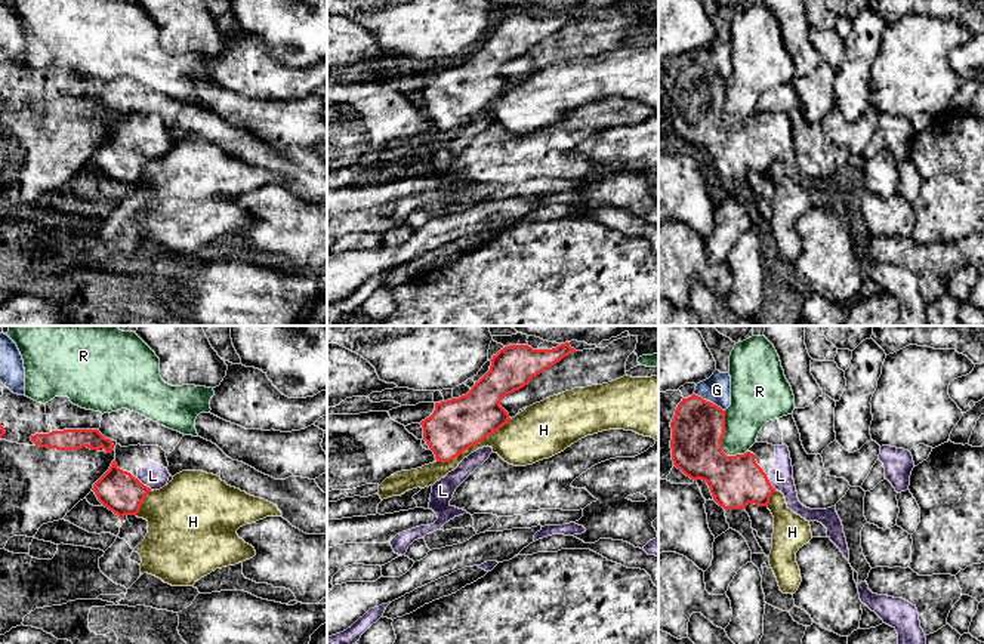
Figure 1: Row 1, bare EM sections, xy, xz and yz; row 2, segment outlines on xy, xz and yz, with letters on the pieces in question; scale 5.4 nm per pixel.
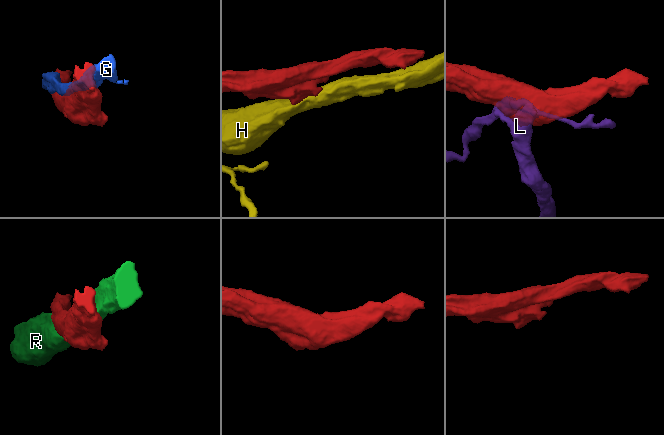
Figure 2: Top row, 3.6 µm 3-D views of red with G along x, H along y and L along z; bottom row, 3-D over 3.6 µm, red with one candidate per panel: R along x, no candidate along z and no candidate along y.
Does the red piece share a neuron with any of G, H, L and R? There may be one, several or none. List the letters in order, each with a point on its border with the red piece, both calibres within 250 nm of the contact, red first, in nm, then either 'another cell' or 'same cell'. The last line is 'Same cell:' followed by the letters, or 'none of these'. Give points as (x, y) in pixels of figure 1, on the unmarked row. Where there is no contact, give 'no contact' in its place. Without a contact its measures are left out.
G: contact yz (709, 70); calibres 280 and 150 nm; another cell
H: contact xz (472, 113); calibres 280 and 240 nm; another cell
L: contact xy (142, 153); calibres 220 and 140 nm; same cell
R: contact yz (721, 110); calibres 280 and 220 nm; another cell
Same cell: L

